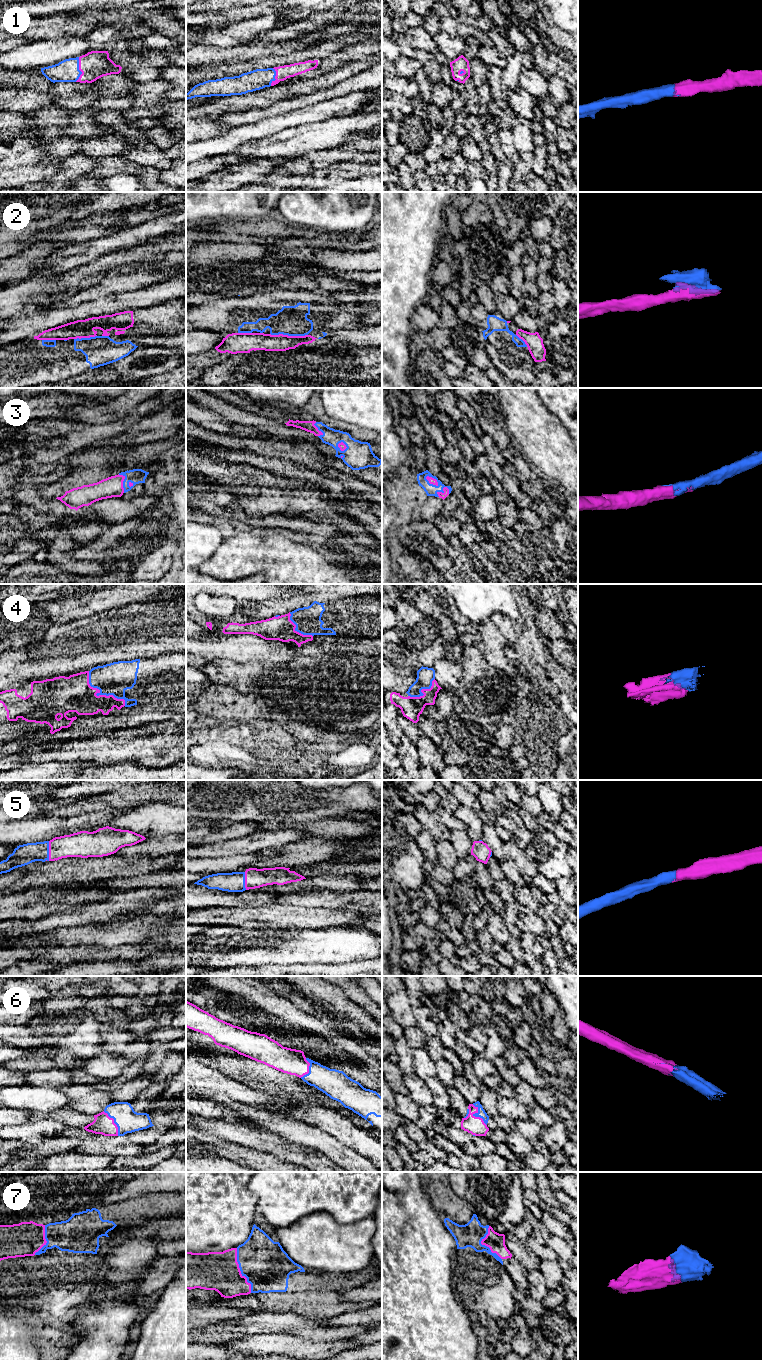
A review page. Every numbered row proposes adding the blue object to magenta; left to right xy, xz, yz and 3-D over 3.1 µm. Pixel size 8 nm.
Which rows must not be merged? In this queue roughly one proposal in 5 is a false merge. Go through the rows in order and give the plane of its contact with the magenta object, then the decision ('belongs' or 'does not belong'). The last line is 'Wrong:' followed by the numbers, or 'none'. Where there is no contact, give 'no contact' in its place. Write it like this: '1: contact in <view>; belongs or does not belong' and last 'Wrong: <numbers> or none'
1: contact in xy; belongs
2: contact in xz; does not belong
3: contact in yz; belongs
4: contact in xy; belongs
5: contact in xy; belongs
6: contact in yz; belongs
7: contact in xz; belongs
Wrong: 2

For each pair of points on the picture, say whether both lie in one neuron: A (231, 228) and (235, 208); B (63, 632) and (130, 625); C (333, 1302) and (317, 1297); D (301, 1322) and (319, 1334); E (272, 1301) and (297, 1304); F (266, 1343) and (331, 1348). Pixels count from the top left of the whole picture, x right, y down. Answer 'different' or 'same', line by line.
A: different
B: same
C: same
D: same
E: same
F: same

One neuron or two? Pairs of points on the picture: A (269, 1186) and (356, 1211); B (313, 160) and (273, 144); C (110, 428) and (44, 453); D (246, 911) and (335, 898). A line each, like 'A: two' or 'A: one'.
A: one
B: two
C: one
D: two

